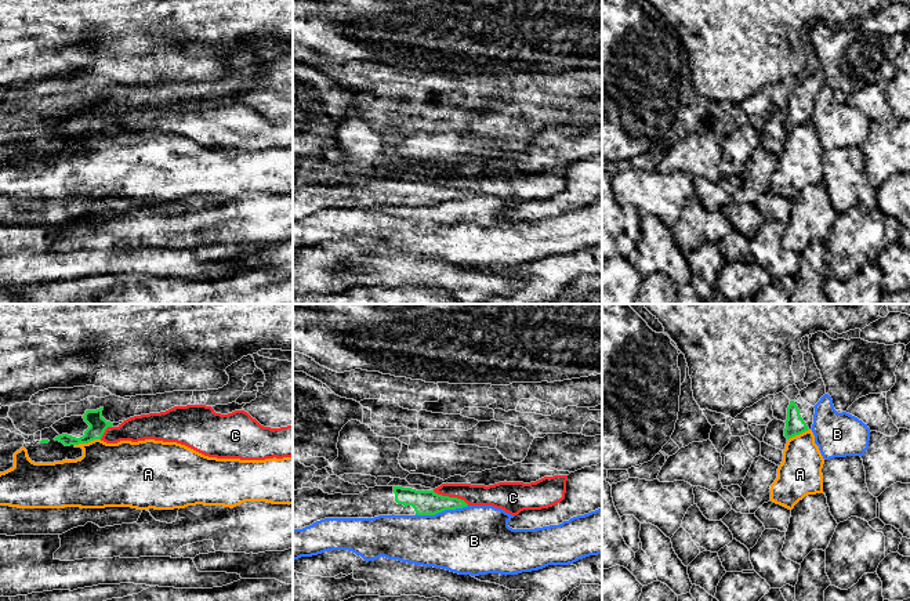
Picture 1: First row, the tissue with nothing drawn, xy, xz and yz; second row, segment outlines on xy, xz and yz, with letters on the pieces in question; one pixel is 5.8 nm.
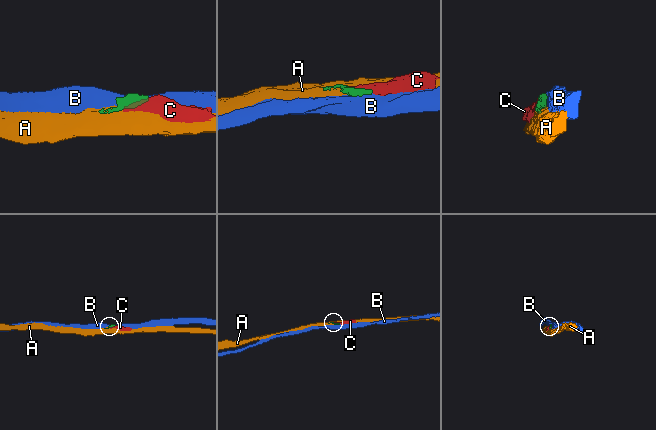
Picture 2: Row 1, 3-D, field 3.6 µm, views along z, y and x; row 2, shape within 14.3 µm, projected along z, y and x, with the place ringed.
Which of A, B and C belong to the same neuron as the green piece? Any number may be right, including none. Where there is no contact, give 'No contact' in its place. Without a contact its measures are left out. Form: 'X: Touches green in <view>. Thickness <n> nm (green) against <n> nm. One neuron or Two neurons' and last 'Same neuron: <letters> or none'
A: Touches green in xy. Thickness 100 nm (green) against 360 nm. Two neurons
B: Touches green in xz. Thickness 140 nm (green) against 400 nm. Two neurons
C: Touches green in xz. Thickness 140 nm (green) against 130 nm. One neuron
Same neuron: C

